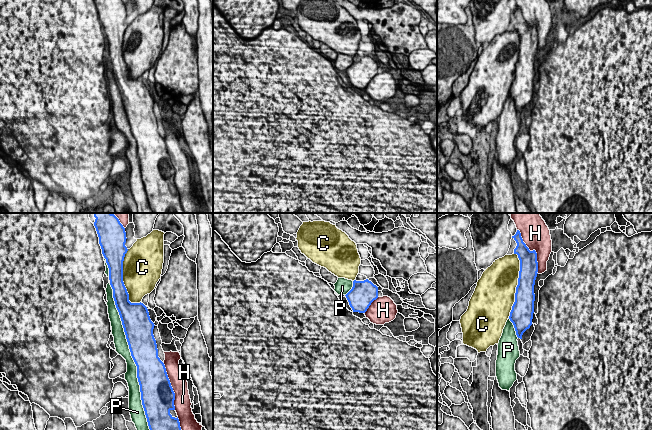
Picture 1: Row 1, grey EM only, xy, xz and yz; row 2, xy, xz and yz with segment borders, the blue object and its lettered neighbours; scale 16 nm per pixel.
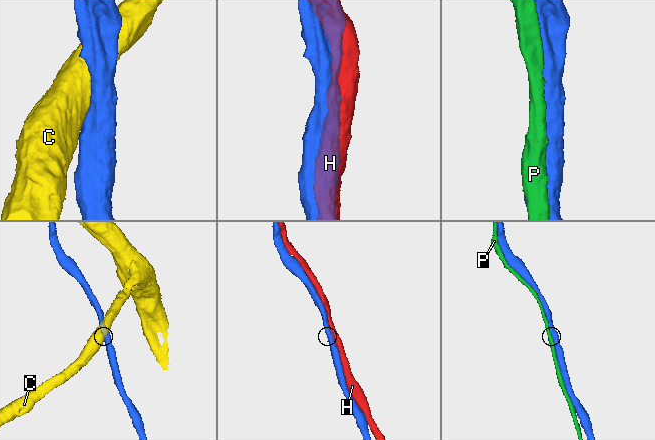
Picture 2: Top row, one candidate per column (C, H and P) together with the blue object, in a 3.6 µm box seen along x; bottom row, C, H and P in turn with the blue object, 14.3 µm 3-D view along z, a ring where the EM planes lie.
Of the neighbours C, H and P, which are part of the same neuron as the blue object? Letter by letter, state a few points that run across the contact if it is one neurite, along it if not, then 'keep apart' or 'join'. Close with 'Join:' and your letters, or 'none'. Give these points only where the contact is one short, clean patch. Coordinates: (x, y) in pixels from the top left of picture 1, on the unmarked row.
C: keep apart
H: keep apart
P: join
Join: P

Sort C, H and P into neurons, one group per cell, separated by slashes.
C / H / P

